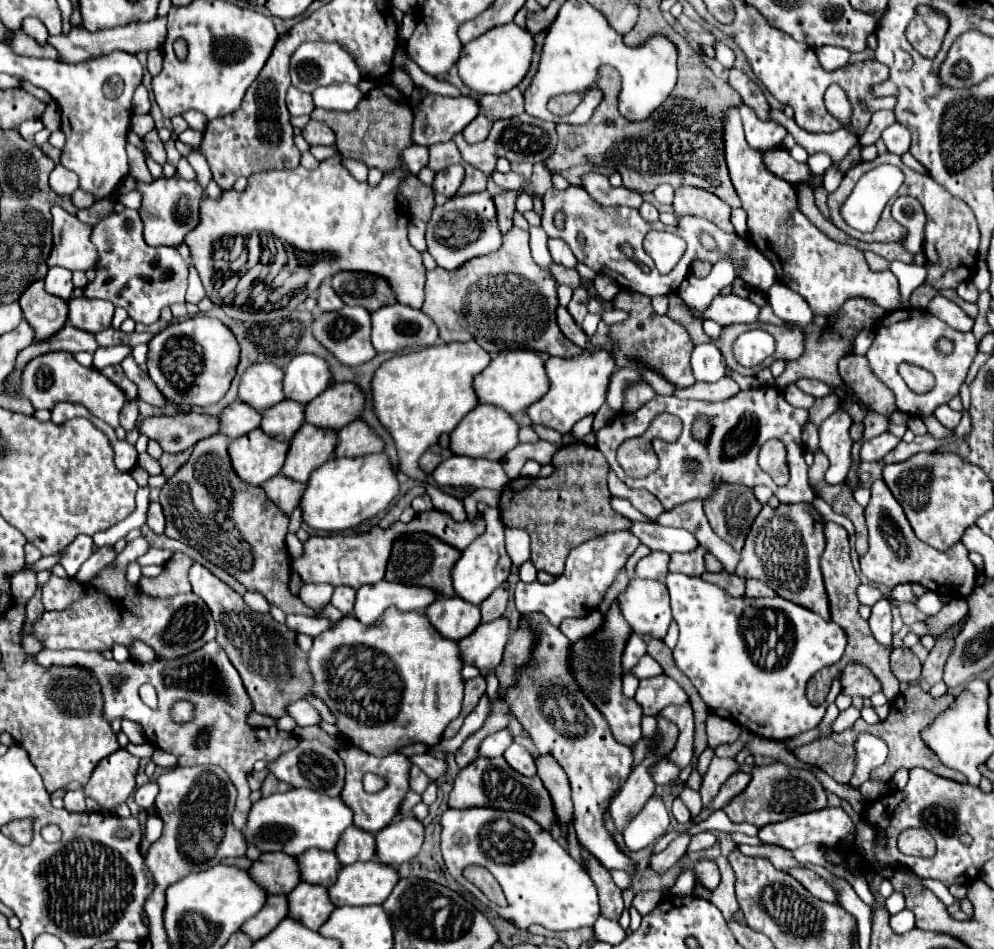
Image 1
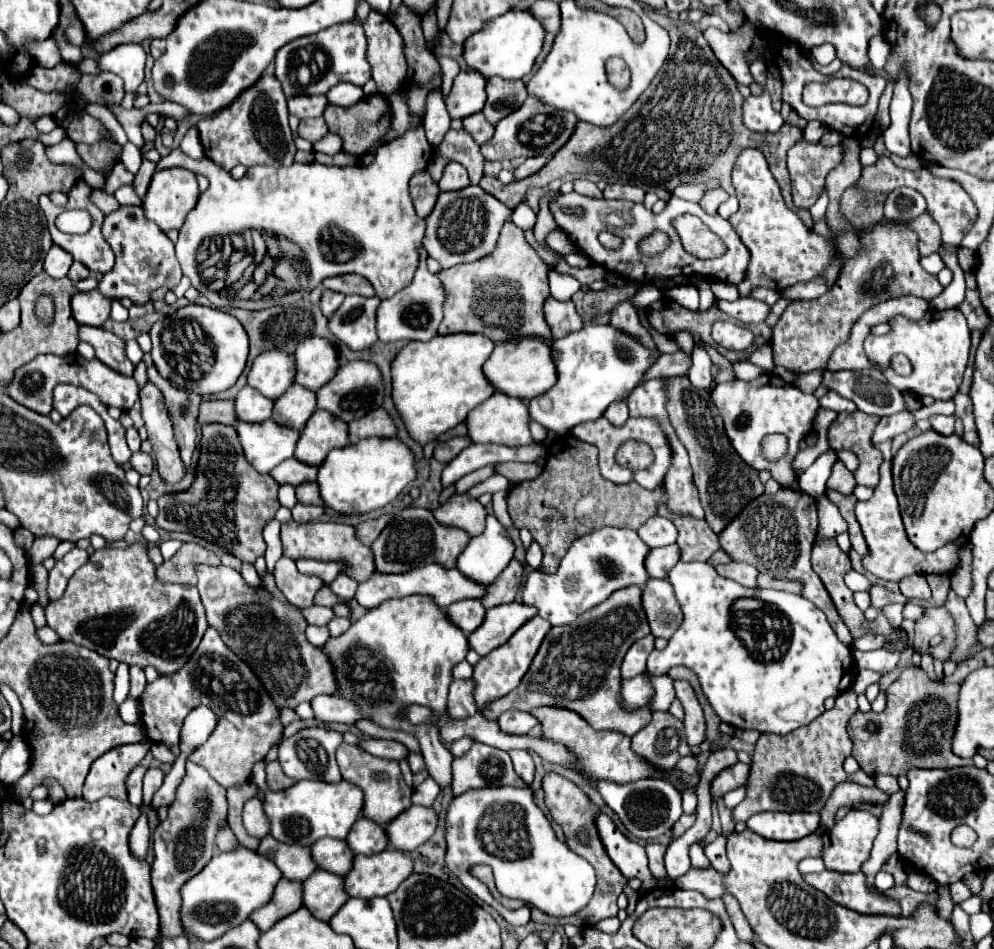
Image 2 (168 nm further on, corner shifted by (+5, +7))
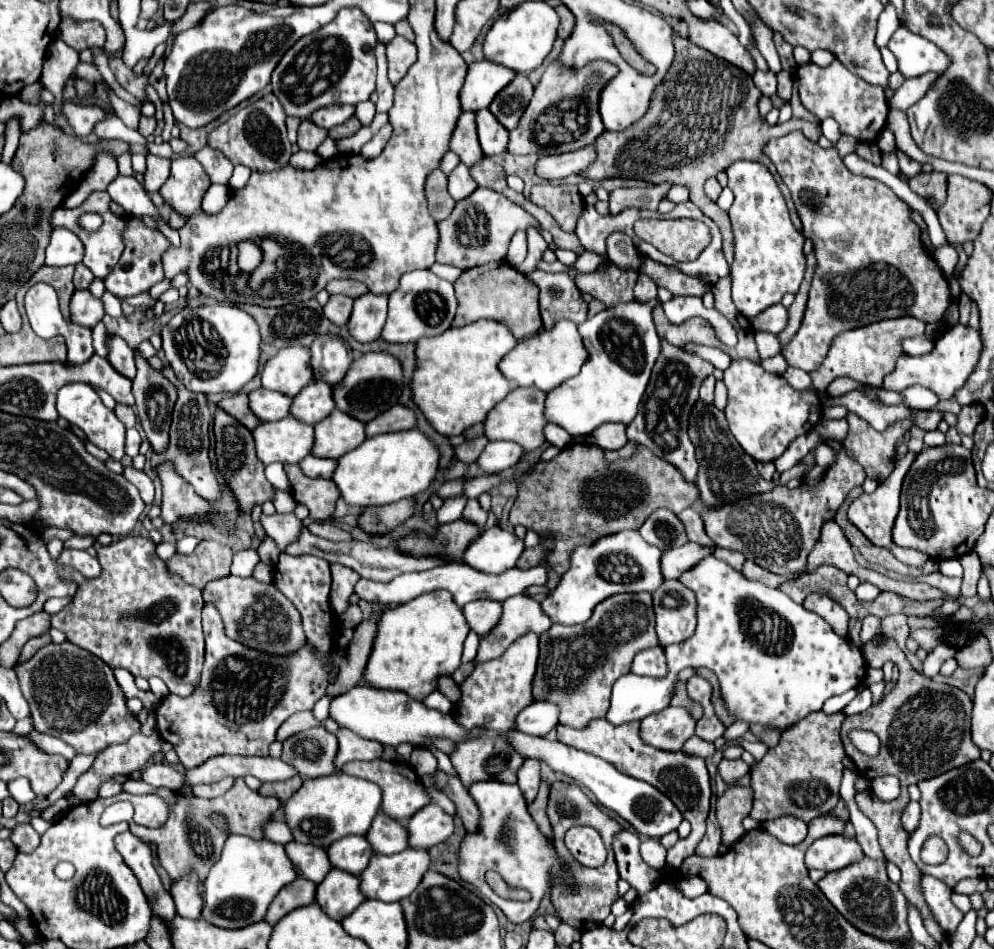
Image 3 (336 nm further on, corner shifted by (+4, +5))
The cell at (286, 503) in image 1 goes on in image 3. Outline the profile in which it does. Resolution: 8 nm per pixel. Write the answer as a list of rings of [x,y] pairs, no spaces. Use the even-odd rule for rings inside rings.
[[[306,456],[306,460],[300,462],[302,472],[310,478],[332,478],[336,466],[338,466],[338,460],[316,458],[316,456]]]

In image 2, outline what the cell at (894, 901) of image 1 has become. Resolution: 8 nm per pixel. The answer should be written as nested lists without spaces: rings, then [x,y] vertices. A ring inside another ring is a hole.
[[[911,872],[911,874],[907,874],[907,886],[909,888],[915,888],[915,890],[921,890],[921,892],[931,892],[931,894],[935,894],[935,886],[937,886],[937,882],[933,882],[929,876],[925,876],[925,874],[921,874],[921,872]]]

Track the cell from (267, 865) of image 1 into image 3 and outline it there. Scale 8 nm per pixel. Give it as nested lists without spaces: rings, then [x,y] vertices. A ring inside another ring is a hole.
[[[290,842],[290,844],[286,844],[286,854],[290,856],[298,876],[312,880],[316,884],[320,884],[326,878],[326,874],[332,870],[328,852],[322,846]]]

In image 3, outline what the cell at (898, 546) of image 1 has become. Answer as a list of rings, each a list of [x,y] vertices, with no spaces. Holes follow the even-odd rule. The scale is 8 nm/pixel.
[[[908,452],[904,458],[900,458],[898,464],[896,464],[896,468],[894,468],[894,472],[892,472],[884,482],[880,482],[878,488],[876,488],[872,494],[862,494],[860,498],[856,498],[856,500],[850,504],[850,508],[848,508],[848,520],[850,520],[872,544],[882,546],[882,548],[890,548],[900,562],[904,562],[904,564],[908,564],[908,566],[922,566],[922,564],[928,560],[926,554],[916,552],[916,550],[898,548],[898,546],[890,540],[890,530],[892,530],[894,520],[896,520],[896,514],[898,514],[898,500],[900,500],[902,480],[904,480],[904,476],[908,474],[908,470],[910,470],[910,466],[912,466],[914,460],[916,460],[916,452]]]

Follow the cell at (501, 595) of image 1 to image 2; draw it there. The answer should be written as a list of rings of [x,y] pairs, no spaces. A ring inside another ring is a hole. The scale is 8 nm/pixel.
[[[511,560],[509,566],[499,574],[499,578],[489,584],[487,594],[483,598],[479,598],[483,602],[483,608],[495,608],[499,604],[505,602],[513,602],[519,588],[521,588],[521,578],[523,578],[523,566],[517,560]]]

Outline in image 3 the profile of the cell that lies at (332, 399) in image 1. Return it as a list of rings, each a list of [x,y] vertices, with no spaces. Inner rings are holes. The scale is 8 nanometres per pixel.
[[[368,352],[362,354],[358,360],[354,360],[344,380],[334,386],[334,402],[336,408],[340,408],[342,412],[362,422],[370,422],[372,418],[386,412],[398,402],[402,388],[404,388],[404,376],[400,360],[386,352]]]

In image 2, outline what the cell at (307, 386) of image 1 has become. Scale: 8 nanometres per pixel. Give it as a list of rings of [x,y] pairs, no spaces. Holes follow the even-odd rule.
[[[307,338],[295,350],[295,384],[307,390],[319,390],[339,368],[337,350],[325,338]]]

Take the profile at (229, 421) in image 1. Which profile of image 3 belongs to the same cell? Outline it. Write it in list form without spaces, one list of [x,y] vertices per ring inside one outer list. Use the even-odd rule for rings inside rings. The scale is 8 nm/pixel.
[[[264,388],[250,392],[250,408],[264,422],[274,422],[290,416],[290,406],[292,406],[292,398],[286,394],[264,390]]]

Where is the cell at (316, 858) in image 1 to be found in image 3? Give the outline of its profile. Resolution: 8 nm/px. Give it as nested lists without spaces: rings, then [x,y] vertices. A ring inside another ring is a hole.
[[[346,836],[346,838],[338,840],[338,844],[332,844],[328,848],[332,866],[352,872],[356,876],[368,866],[372,854],[374,854],[374,850],[364,836]]]

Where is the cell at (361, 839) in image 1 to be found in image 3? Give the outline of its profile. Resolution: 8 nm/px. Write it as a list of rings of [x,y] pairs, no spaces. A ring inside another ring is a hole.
[[[378,812],[370,832],[366,834],[366,838],[370,838],[374,852],[396,854],[396,852],[402,852],[410,846],[406,834],[408,832],[406,832],[404,824],[400,824],[398,820],[392,820],[384,812]]]

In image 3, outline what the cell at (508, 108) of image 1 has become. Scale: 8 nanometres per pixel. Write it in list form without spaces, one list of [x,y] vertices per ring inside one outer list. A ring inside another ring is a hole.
[[[518,74],[490,104],[490,112],[498,118],[498,122],[508,128],[514,130],[520,122],[520,116],[524,114],[530,98],[532,98],[532,90],[534,86],[530,84],[530,80],[524,74]]]

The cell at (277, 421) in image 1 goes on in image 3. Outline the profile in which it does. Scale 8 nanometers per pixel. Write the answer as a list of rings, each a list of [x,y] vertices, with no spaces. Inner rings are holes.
[[[310,382],[294,398],[292,416],[308,424],[318,424],[320,420],[328,418],[334,408],[336,404],[332,398],[332,386],[324,382]]]

